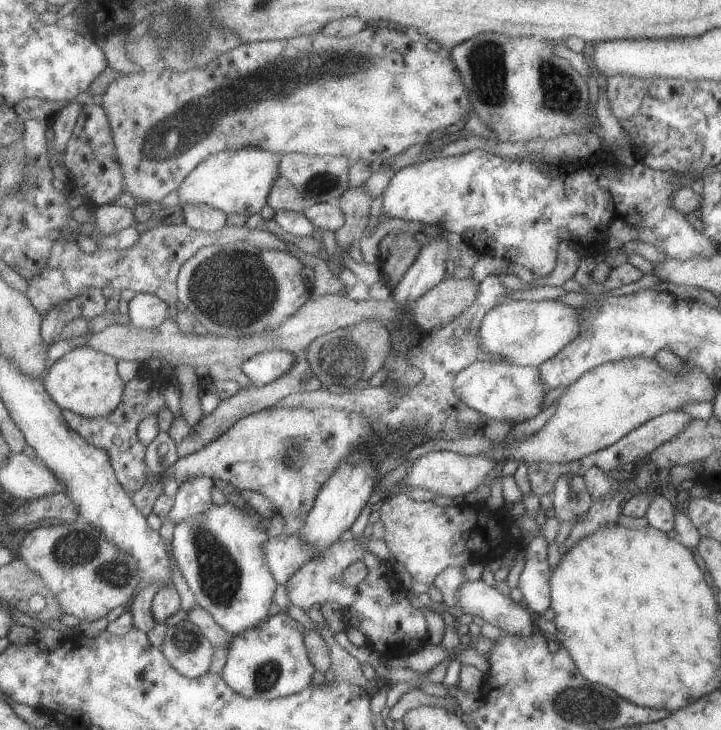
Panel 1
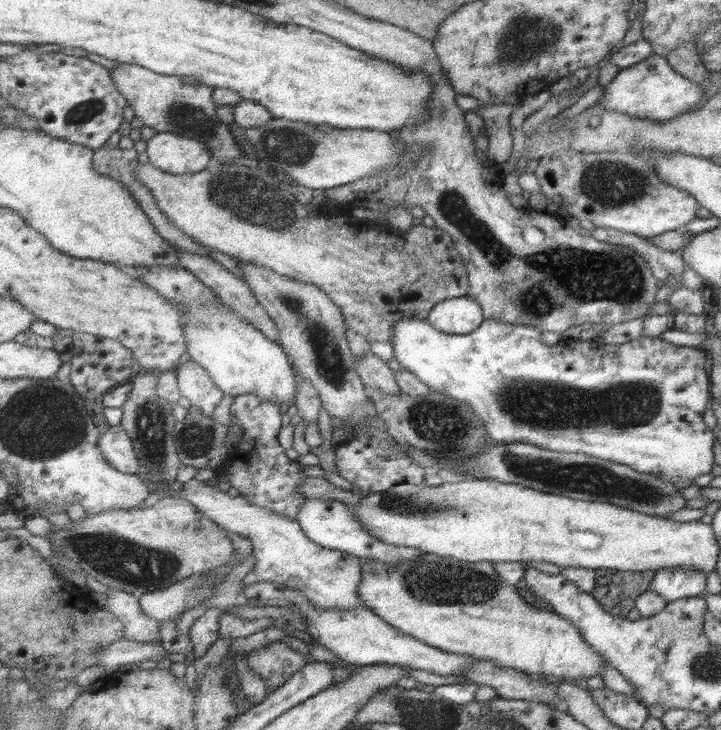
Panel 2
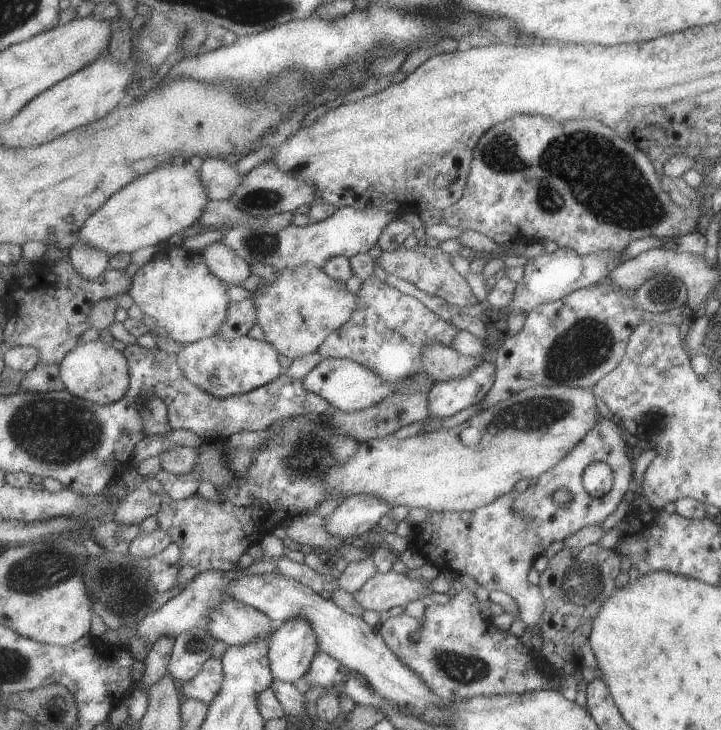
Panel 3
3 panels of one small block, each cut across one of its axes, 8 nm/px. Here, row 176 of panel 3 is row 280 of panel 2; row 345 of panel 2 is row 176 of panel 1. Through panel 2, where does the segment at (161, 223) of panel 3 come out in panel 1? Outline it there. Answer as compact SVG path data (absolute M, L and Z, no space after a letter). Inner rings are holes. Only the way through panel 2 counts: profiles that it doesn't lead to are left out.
M255 146L227 150L217 156L211 156L209 160L199 164L179 187L179 205L183 207L187 204L209 204L228 214L242 214L246 217L259 214L265 204L268 204L273 186L283 177L281 159L277 152Z

